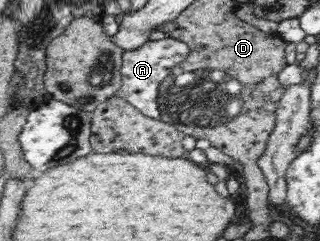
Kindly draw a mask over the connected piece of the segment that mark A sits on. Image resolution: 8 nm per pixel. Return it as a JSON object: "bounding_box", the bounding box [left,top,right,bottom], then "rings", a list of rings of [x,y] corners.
{"bounding_box":[117,36,187,120],"rings":[[[168,36],[164,39],[148,41],[132,51],[124,50],[120,69],[123,85],[117,94],[128,101],[138,112],[160,120],[157,103],[158,87],[170,73],[170,69],[186,57],[187,52],[187,45],[184,41]]]}

